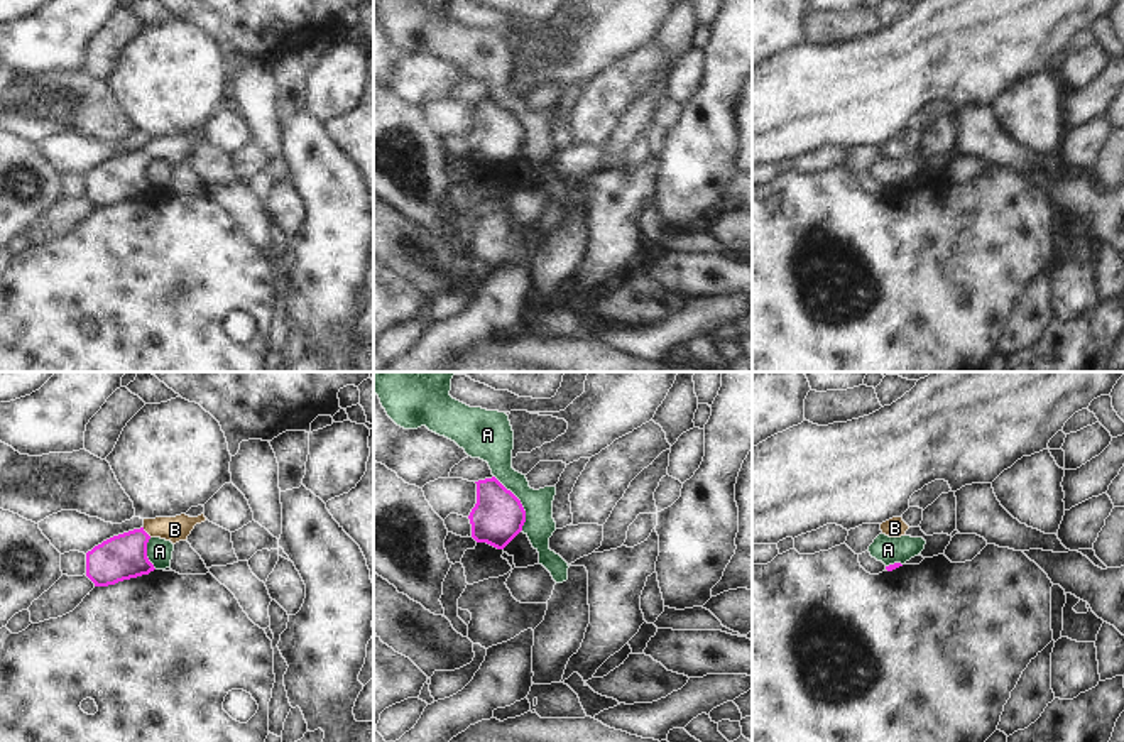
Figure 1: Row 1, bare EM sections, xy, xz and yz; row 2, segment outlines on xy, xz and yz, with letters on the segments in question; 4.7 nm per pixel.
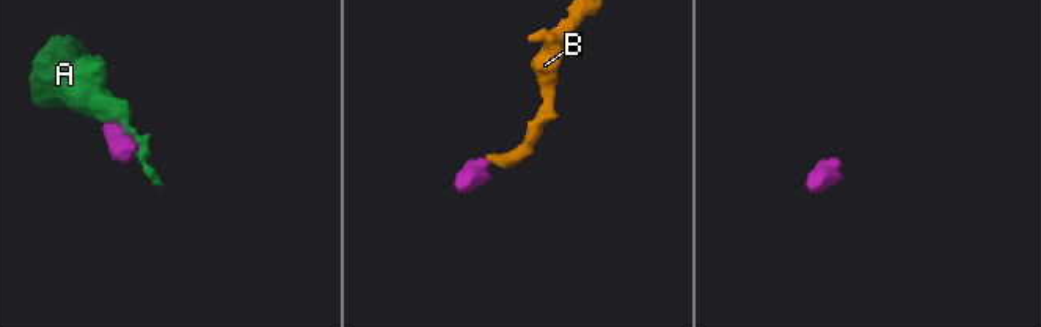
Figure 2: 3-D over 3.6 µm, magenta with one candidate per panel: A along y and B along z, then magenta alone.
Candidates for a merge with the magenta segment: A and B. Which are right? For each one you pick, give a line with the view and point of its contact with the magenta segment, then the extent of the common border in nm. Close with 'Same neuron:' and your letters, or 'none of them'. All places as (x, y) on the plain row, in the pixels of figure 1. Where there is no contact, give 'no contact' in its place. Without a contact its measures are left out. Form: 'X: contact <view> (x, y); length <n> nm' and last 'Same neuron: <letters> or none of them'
B: contact xy (146, 154); length 60 nm
Same neuron: B

